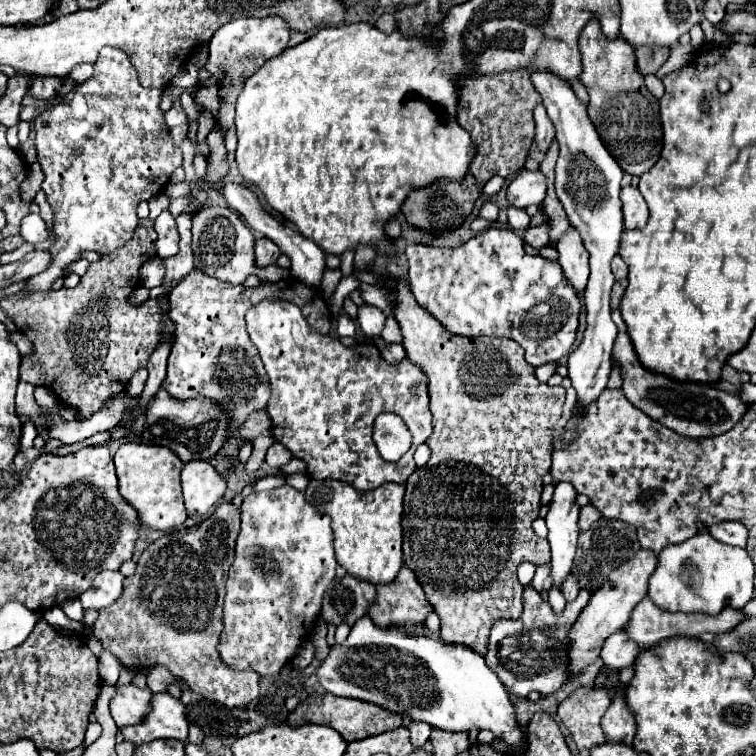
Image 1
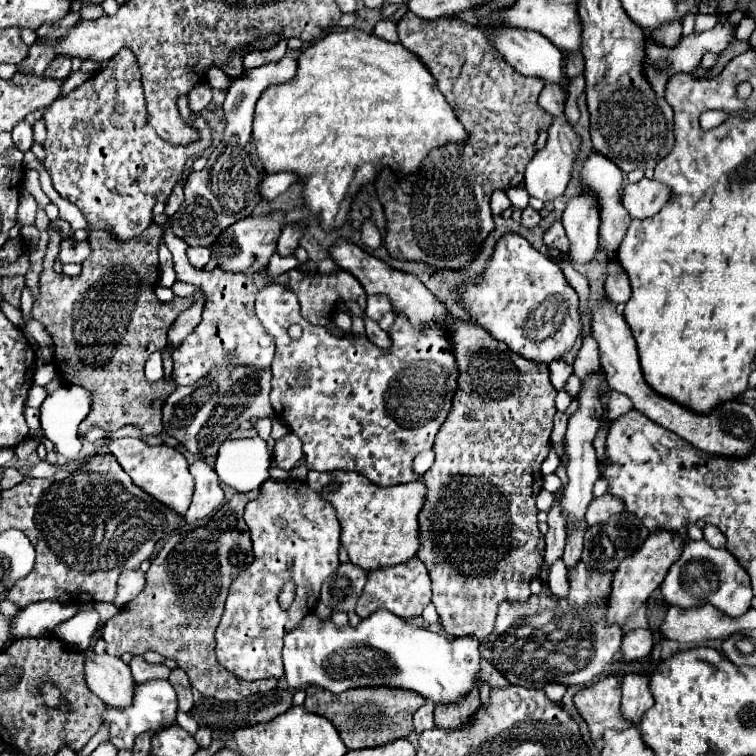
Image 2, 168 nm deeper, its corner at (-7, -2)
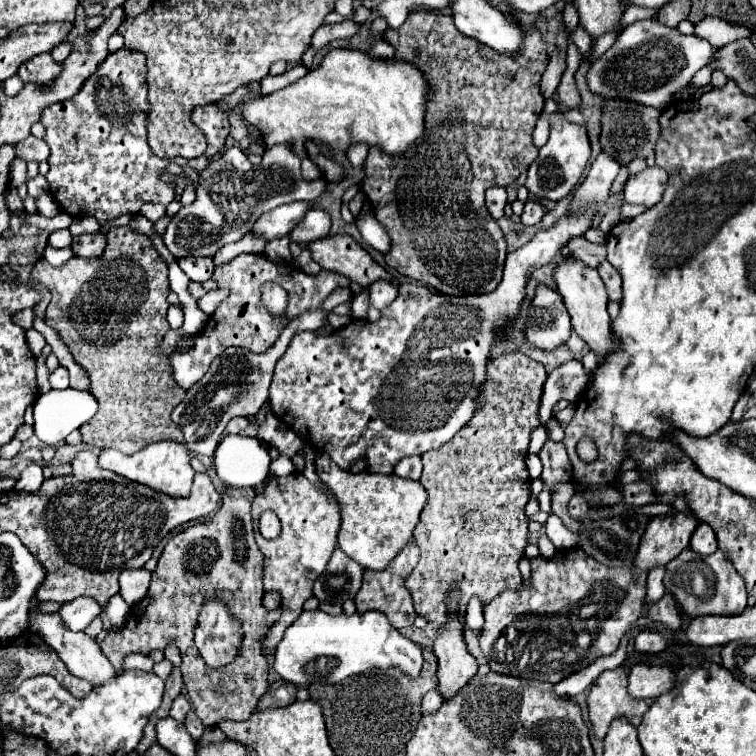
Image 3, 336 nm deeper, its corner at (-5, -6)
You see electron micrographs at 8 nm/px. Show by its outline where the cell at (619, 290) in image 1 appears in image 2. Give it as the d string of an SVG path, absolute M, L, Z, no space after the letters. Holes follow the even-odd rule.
M616 261L608 263L604 291L606 291L608 299L614 303L626 303L630 299L630 279Z

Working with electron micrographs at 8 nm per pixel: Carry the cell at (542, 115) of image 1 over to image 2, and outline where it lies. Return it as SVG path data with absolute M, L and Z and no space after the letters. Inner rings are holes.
M548 85L540 93L540 107L544 107L550 115L560 115L560 109L564 109L564 93L558 85Z

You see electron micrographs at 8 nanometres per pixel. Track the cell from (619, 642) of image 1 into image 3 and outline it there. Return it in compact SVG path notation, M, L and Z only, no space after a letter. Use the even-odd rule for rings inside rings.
M640 631L634 641L634 651L638 653L660 653L666 645L666 639L654 631Z

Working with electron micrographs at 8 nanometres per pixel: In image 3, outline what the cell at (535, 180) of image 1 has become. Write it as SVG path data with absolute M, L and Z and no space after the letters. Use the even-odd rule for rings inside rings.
M554 99L546 101L544 115L548 117L548 123L550 123L550 139L544 147L540 147L538 157L528 167L528 177L526 177L524 187L528 189L530 195L534 195L538 199L560 201L576 189L576 185L586 169L588 157L590 157L590 141L588 141L586 129L582 125L568 121Z

